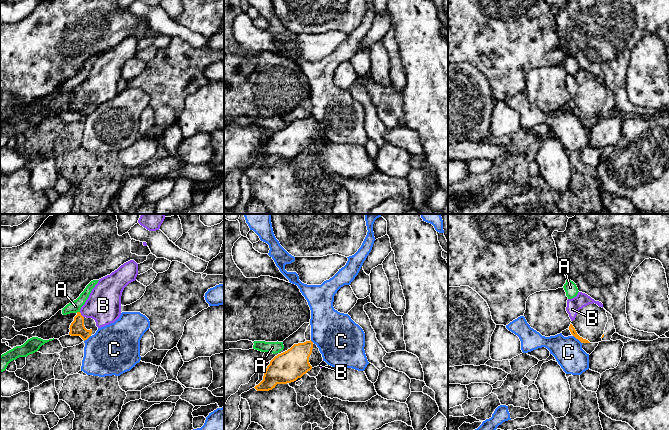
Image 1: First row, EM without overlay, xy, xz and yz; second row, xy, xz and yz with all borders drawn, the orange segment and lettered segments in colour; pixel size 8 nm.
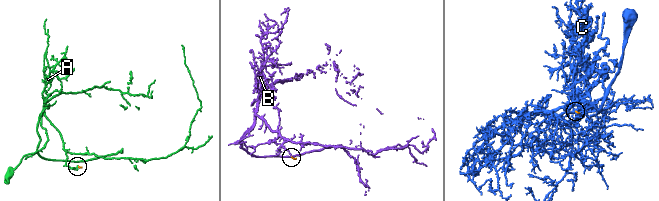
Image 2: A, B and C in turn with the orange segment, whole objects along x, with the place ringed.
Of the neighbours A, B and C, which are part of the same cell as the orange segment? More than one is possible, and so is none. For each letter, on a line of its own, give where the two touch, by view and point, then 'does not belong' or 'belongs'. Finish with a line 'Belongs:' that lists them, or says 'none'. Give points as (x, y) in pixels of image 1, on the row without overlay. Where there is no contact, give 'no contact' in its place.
A: meets orange in xy at (77, 88); does not belong
B: meets orange in xy at (81, 91); belongs
C: meets orange in yz at (578, 115); does not belong
Belongs: B

